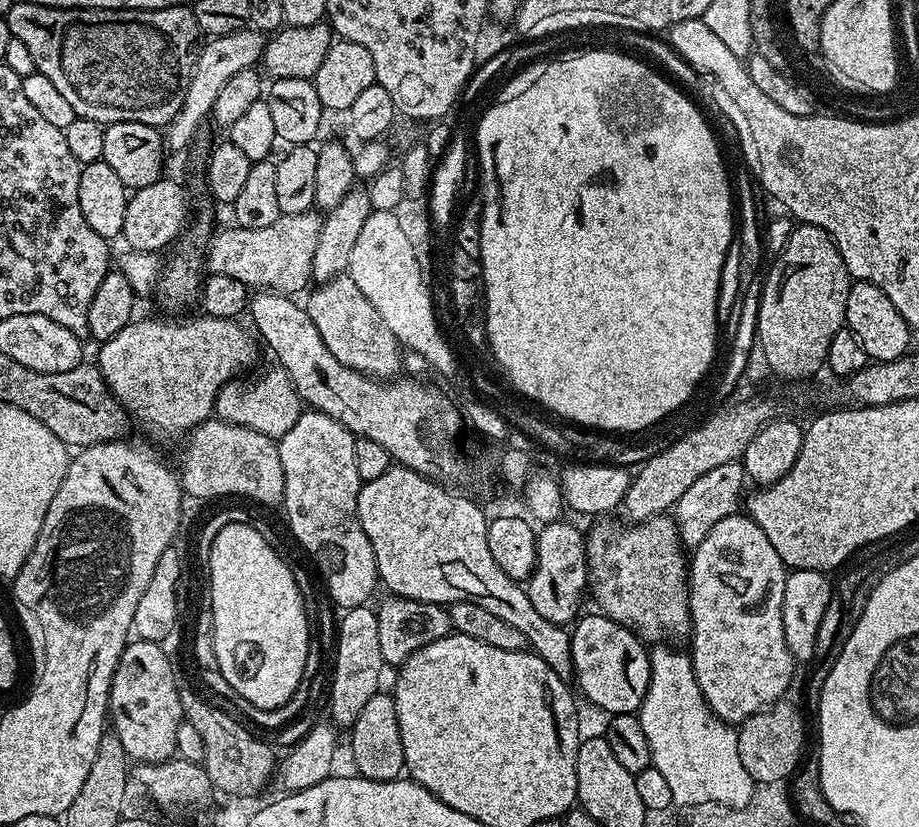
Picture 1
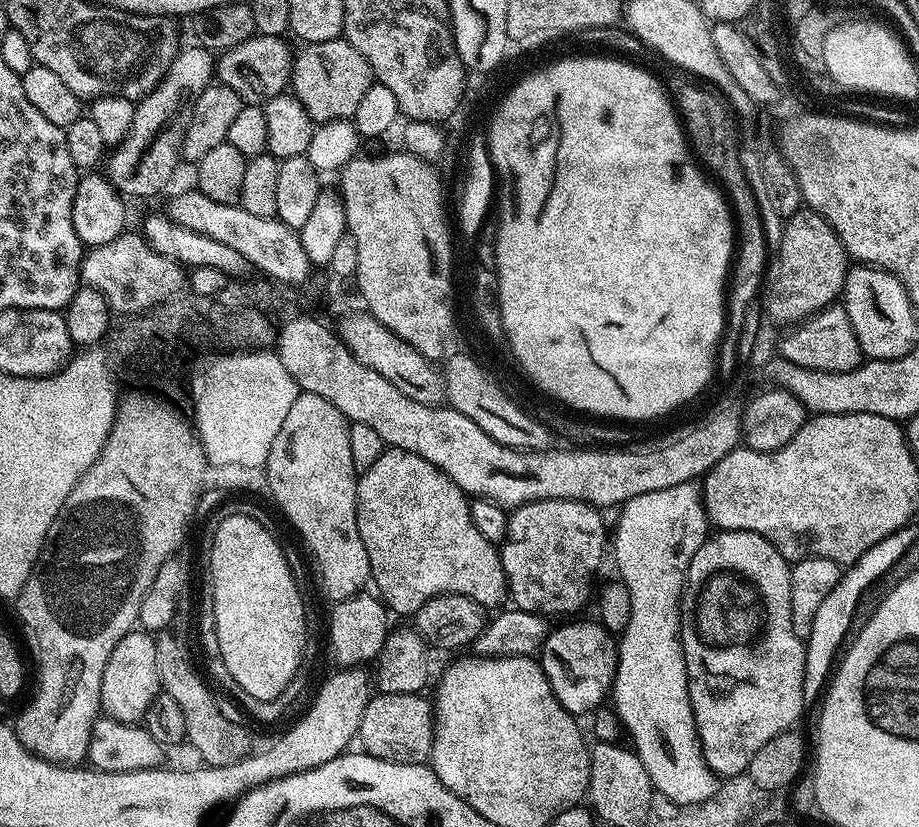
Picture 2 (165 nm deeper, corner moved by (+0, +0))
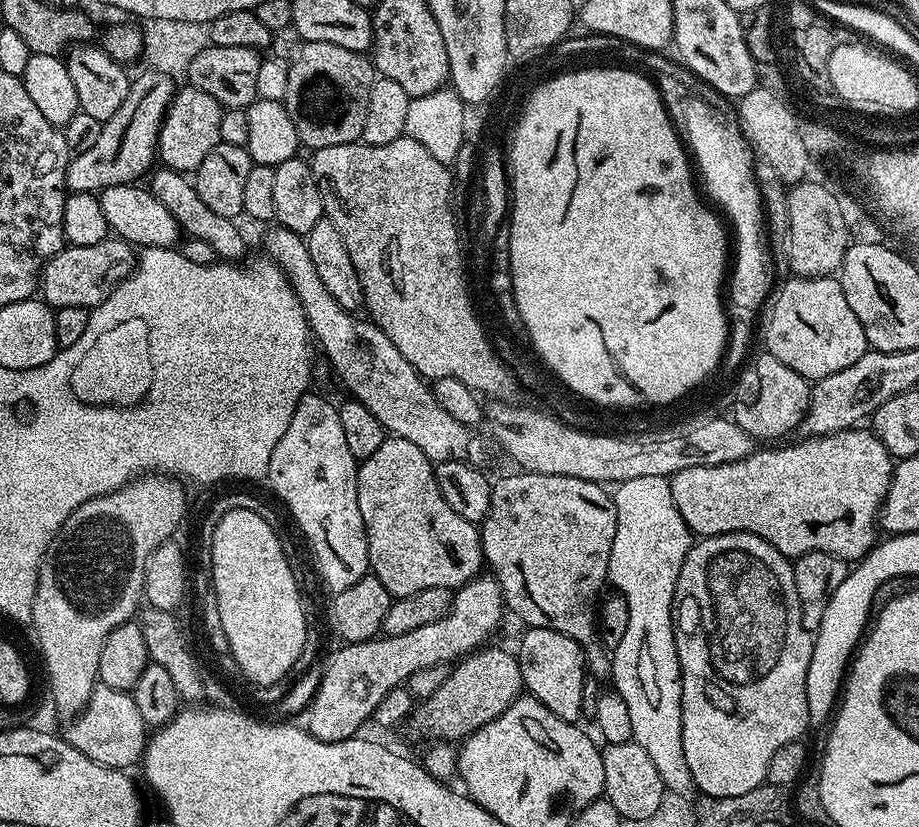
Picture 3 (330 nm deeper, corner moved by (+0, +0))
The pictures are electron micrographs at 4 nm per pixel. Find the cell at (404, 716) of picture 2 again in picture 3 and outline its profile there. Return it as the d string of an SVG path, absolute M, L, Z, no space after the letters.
M484 646L479 650L463 657L449 671L448 677L435 690L430 697L421 699L415 705L410 717L410 724L416 727L420 736L433 736L436 742L460 742L471 732L477 732L482 726L486 726L491 720L496 720L514 703L525 691L520 661L515 651L507 652L504 648L492 648Z

